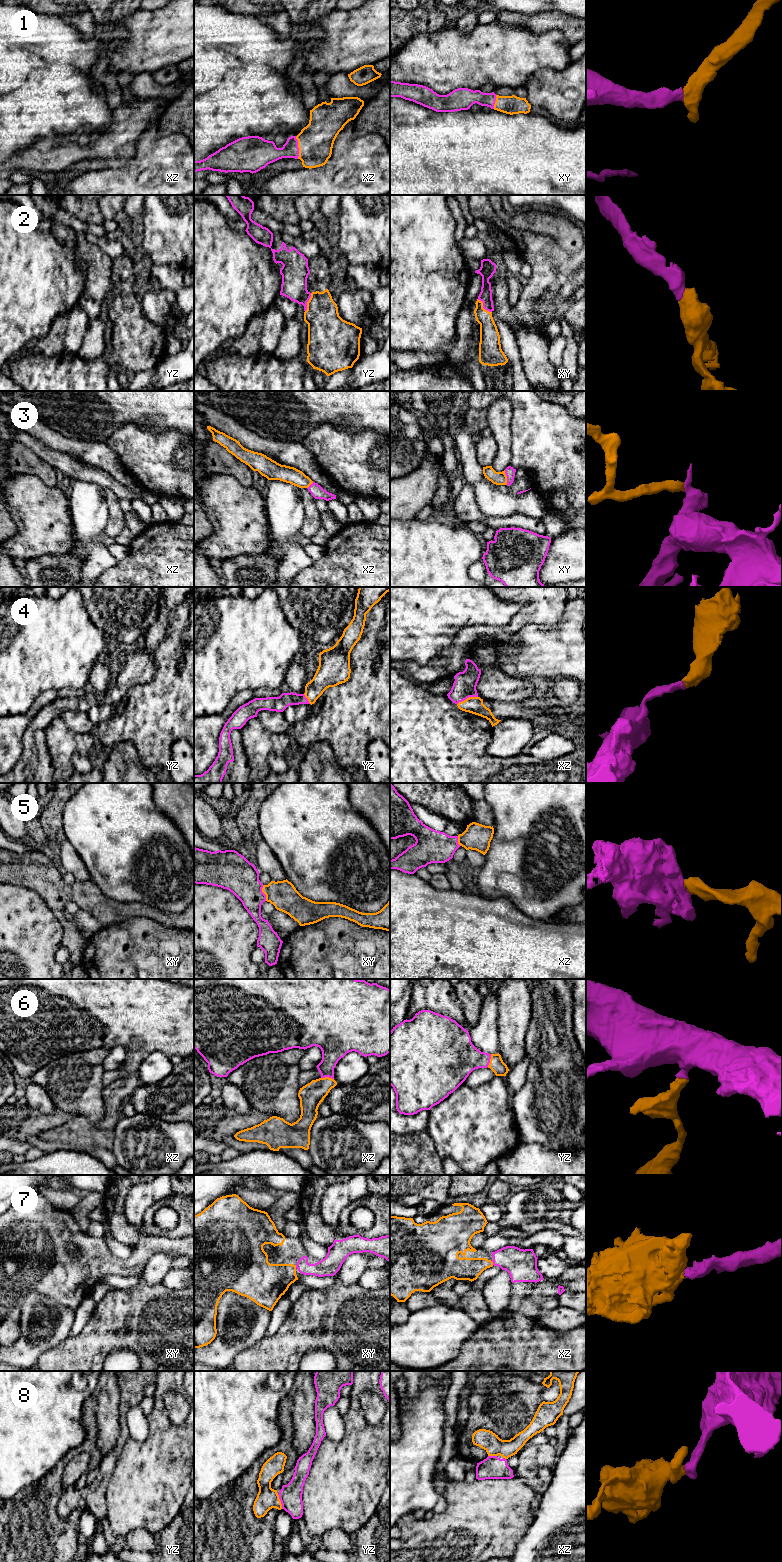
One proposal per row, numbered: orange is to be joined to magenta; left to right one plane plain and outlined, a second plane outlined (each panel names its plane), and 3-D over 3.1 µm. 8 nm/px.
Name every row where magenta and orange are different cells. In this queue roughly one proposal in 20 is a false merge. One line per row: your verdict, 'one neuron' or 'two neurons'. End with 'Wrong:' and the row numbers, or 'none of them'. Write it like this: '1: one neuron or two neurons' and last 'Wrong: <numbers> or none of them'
1: one neuron
2: one neuron
3: one neuron
4: one neuron
5: one neuron
6: one neuron
7: one neuron
8: one neuron
Wrong: none of them

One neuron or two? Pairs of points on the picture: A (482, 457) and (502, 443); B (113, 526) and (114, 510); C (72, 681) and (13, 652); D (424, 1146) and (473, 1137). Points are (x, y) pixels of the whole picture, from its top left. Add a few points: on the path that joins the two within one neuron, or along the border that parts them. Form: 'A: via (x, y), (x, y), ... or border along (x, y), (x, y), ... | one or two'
A: border along (492, 435), (496, 442), (496, 455), (490, 465) | two
B: via (114, 522), (114, 514) | one
C: via (57, 666), (51, 660), (28, 660) | one
D: border along (426, 1133), (441, 1160) | two

